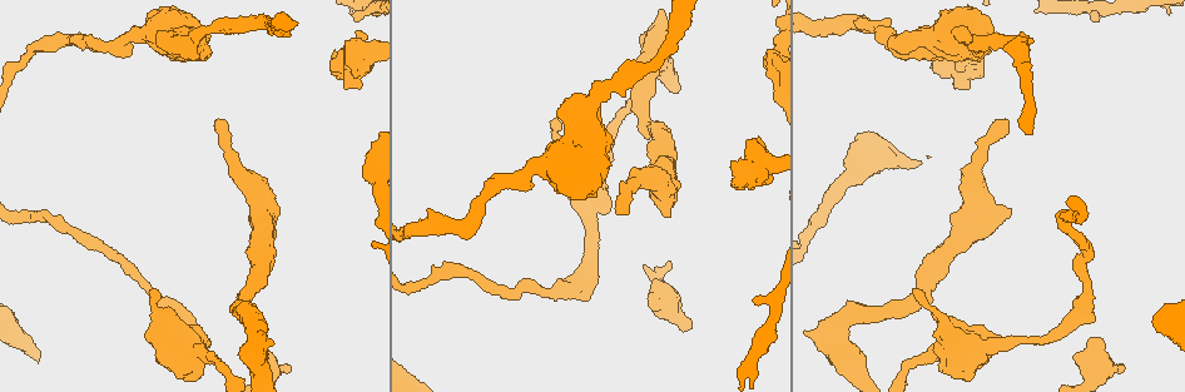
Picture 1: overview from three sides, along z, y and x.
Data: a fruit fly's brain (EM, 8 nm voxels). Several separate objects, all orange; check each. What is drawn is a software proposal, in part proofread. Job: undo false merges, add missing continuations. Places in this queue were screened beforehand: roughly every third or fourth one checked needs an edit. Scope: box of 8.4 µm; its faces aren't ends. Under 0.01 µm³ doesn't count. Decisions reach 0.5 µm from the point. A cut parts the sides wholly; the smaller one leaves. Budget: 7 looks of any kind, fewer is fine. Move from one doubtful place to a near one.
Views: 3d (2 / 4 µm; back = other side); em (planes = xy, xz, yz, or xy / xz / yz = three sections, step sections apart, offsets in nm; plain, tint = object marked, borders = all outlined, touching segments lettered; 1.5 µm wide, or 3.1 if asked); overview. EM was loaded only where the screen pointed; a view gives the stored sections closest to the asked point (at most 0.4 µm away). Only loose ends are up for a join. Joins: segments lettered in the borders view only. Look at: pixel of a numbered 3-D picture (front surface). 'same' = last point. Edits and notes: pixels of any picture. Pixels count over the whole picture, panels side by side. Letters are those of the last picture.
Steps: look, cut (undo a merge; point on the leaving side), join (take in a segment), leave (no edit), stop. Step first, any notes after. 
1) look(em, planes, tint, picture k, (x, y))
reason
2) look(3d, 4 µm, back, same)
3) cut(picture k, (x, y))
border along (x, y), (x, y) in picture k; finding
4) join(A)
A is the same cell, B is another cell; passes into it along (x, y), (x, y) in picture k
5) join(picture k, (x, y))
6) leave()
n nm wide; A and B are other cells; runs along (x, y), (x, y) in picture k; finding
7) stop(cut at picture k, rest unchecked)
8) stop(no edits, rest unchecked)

look(em, xz, step 8, borders, picture 1, (618, 214))
free end

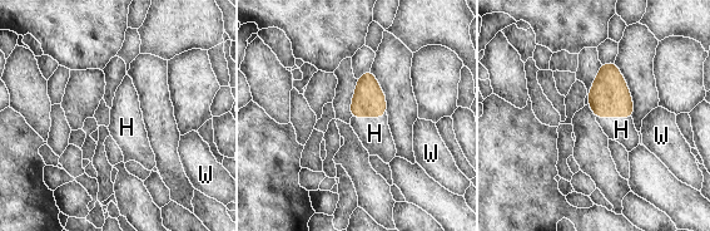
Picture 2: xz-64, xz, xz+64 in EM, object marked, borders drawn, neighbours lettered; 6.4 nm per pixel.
join(H)
200 nm wide; H is the same cell, W is another cell; passes into it along (368, 101), (368, 117), (375, 133) in picture 2; the cell continues

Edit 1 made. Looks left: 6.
look(overview)

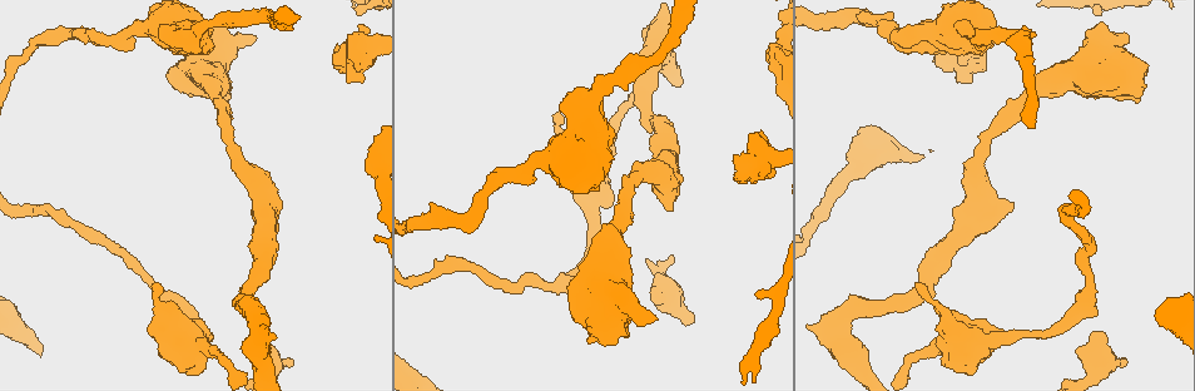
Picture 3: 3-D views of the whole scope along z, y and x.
look(3d, 4 µm, picture 3, (905, 26))
free end

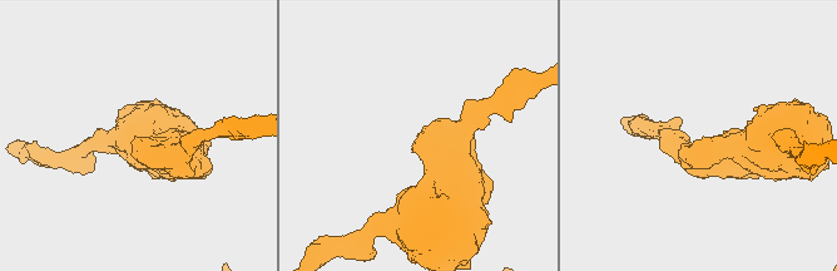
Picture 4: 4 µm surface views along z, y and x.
look(em, planes, borders, picture 4, (415, 140))

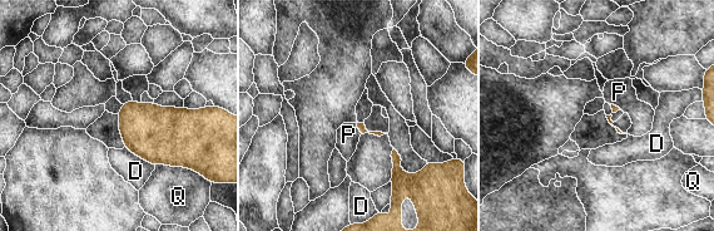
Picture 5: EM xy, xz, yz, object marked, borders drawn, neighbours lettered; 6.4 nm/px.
leave()
D, P and Q are other cells; border along (356, 123), (356, 127), (362, 133) in picture 5; no lettered segment goes on from it

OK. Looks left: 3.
look(3d, 2 µm, picture 3, (292, 359))
free end

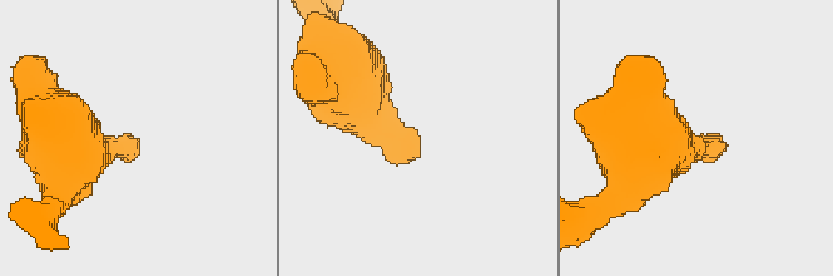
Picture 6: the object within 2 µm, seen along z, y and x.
look(em, yz, step 4, borders, picture 6, (418, 154))
now the EM

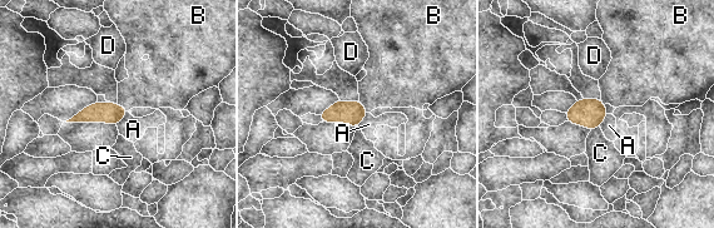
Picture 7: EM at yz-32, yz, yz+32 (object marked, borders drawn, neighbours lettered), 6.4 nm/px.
leave()
A, B, C and D are other cells; border along (599, 125), (591, 130) in picture 7; none of them fits

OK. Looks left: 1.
stop(join at picture 2, rest unchecked)

